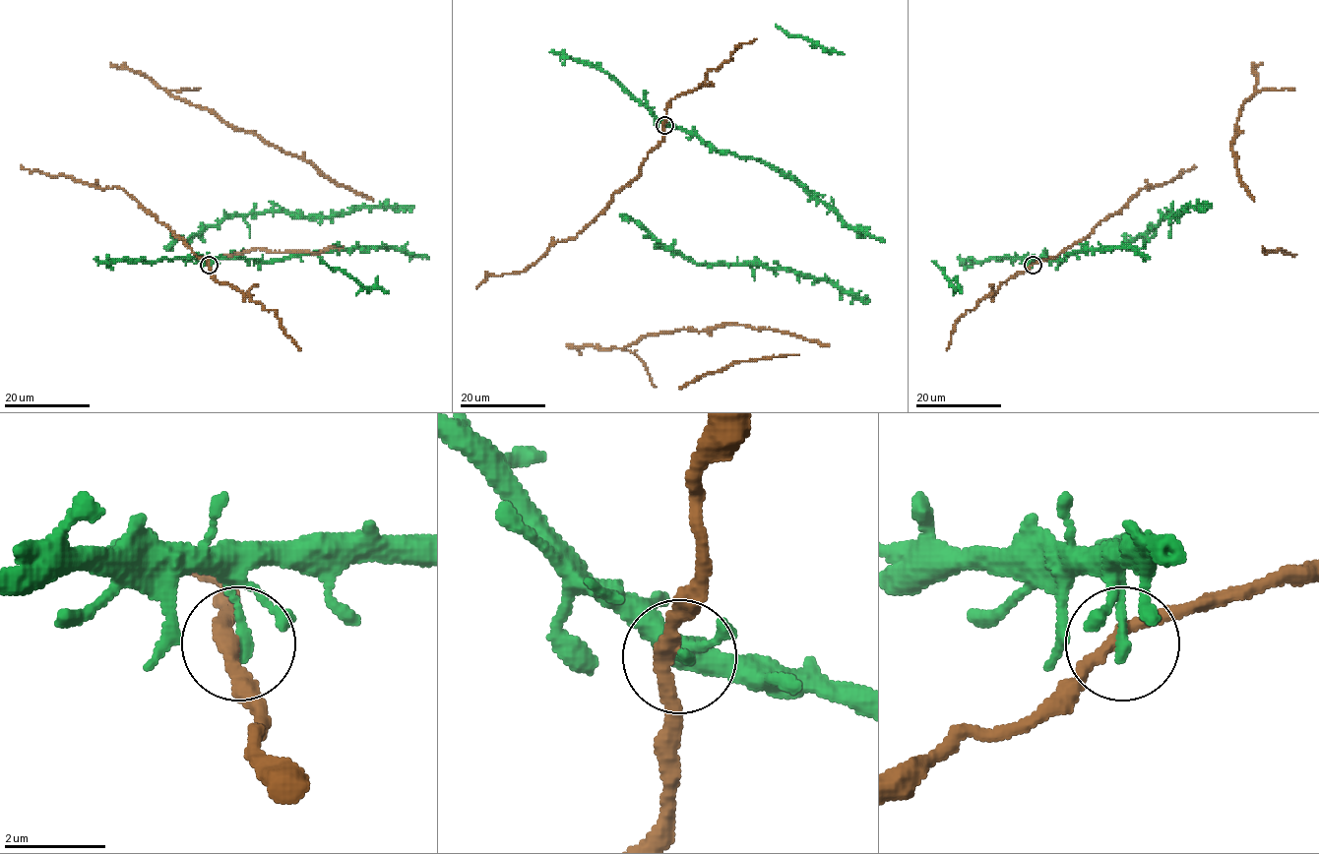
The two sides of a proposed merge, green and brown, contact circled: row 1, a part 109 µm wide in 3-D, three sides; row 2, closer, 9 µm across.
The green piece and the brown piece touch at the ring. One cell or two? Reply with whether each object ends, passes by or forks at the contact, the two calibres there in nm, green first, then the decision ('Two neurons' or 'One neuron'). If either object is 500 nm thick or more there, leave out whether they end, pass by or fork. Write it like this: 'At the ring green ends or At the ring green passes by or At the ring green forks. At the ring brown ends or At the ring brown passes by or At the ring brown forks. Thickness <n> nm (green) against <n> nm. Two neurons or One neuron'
At the ring green ends. At the ring brown passes by. Thickness 220 nm (green) against 260 nm. Two neurons

